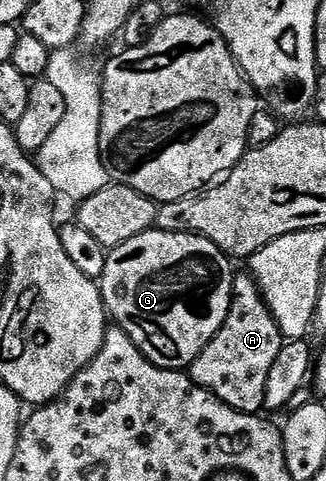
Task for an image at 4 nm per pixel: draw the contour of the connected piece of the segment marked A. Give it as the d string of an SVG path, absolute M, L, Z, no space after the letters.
M238 272L233 278L231 311L227 311L223 327L211 343L203 347L187 372L194 383L202 385L231 408L257 415L265 409L267 374L271 372L271 363L275 363L275 355L279 355L282 344L281 329L267 307L257 280L248 272Z

